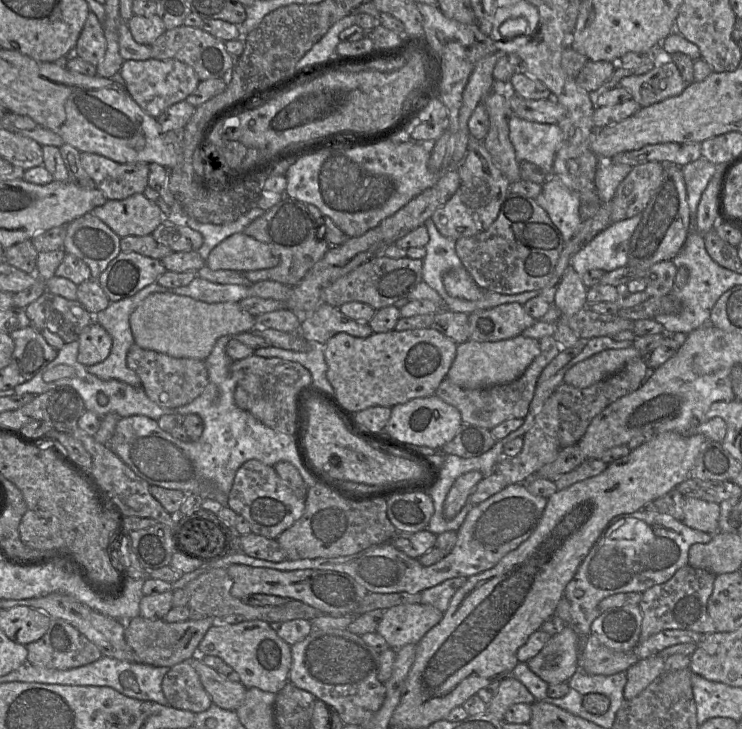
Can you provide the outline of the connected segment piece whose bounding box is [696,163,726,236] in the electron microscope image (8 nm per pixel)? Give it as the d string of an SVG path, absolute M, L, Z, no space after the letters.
M726 163L717 171L704 190L697 207L696 227L701 235L707 234L721 219L721 195L726 175Z

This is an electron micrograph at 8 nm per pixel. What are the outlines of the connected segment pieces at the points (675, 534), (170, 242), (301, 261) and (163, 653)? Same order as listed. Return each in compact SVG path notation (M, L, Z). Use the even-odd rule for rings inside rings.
M641 510L616 518L580 564L563 593L571 605L570 624L566 625L580 636L581 650L592 622L601 613L601 600L617 593L643 593L667 582L677 570L688 565L689 548L696 543L710 542L712 536L658 512Z
M164 220L151 235L158 243L173 252L198 251L203 244L203 236L200 232L171 220Z
M284 196L281 201L265 211L261 217L251 222L243 232L269 245L280 257L280 263L275 267L240 271L252 283L271 280L294 287L330 248L330 245L322 238L321 228L309 213L306 204L288 196Z
M139 615L126 621L124 636L136 655L136 662L171 667L197 656L200 641L213 624L214 619L211 617L205 617L198 621L167 622L164 619L147 619Z

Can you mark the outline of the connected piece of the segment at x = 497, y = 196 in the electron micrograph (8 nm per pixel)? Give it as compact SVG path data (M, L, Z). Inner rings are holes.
M471 135L469 150L456 169L460 177L458 190L431 217L438 231L452 240L474 236L487 230L496 220L510 185L510 181L493 162L483 141L476 140Z

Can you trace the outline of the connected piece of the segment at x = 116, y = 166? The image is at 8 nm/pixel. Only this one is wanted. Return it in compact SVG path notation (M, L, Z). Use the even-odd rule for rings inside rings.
M81 152L86 172L108 200L122 200L143 193L148 186L149 163L121 164L99 154Z

